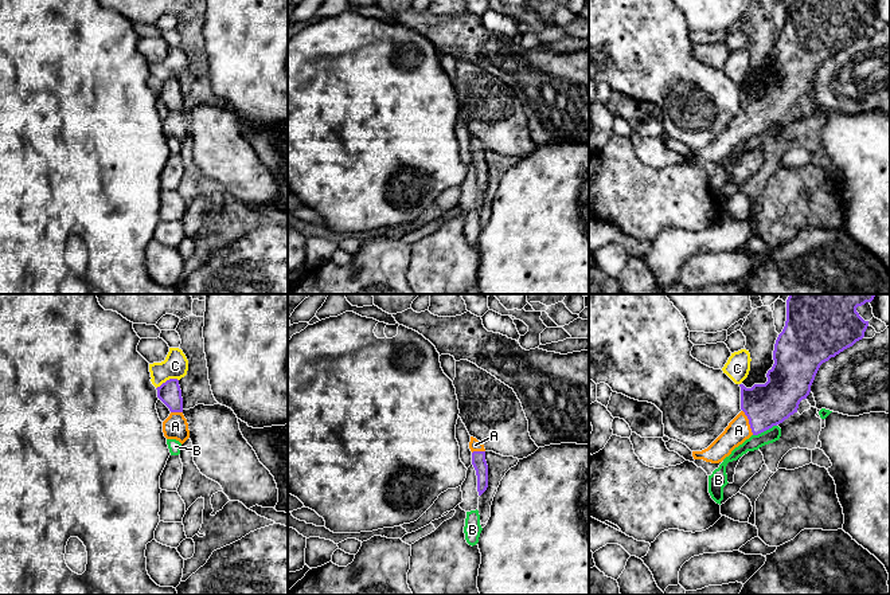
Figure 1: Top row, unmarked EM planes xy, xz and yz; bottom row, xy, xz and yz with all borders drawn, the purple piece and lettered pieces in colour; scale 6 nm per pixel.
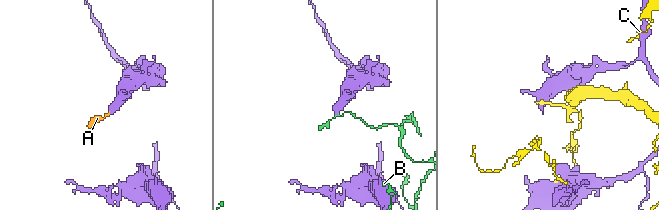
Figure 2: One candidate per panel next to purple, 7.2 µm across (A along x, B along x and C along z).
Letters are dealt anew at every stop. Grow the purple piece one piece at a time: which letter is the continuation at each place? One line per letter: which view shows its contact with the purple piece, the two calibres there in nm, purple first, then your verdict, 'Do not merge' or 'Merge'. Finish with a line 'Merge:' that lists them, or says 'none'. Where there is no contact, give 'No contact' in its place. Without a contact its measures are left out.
A: Touches purple in yz. Thickness 260 nm (purple) against 140 nm. Merge
B: Touches purple in yz. Thickness 260 nm (purple) against 90 nm. Do not merge
C: Touches purple in xy. Thickness 140 nm (purple) against 150 nm. Do not merge
Merge: A

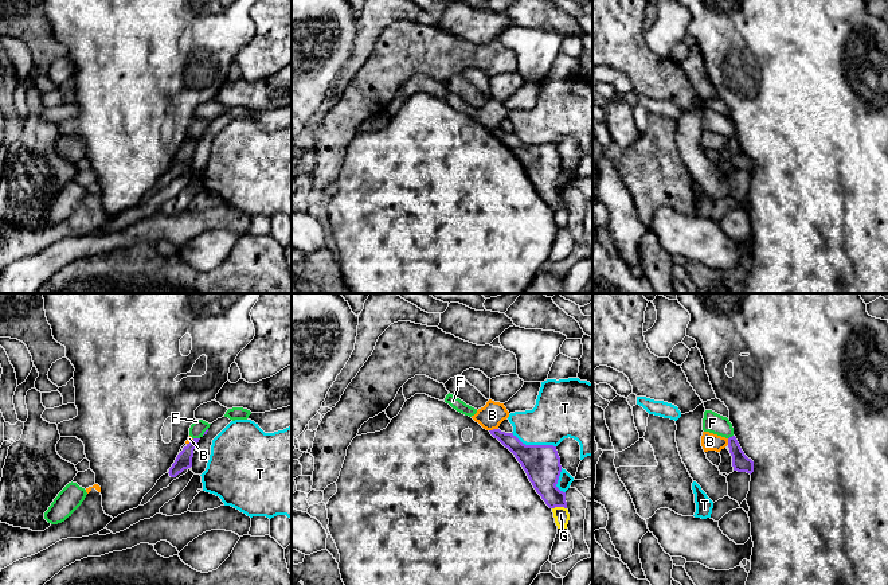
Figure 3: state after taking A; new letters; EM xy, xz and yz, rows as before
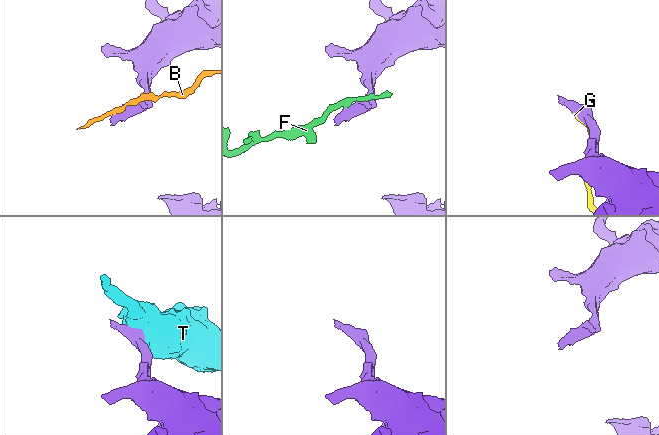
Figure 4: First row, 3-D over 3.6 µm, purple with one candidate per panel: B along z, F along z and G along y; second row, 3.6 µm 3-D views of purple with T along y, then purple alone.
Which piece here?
B: Touches purple in xz. Thickness 120 nm (purple) against 150 nm. Do not merge
F: Touches purple in xy. Thickness 100 nm (purple) against 90 nm. Do not merge
G: Touches purple in xz. Thickness 220 nm (purple) against 90 nm. Do not merge
T: Touches purple in xz. Thickness 220 nm (purple) against 300 nm. Do not merge
Merge: none

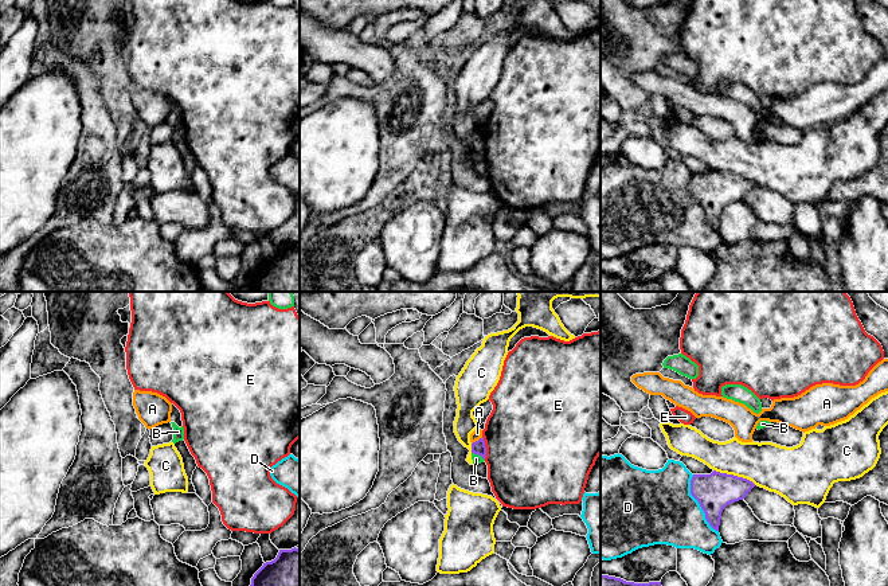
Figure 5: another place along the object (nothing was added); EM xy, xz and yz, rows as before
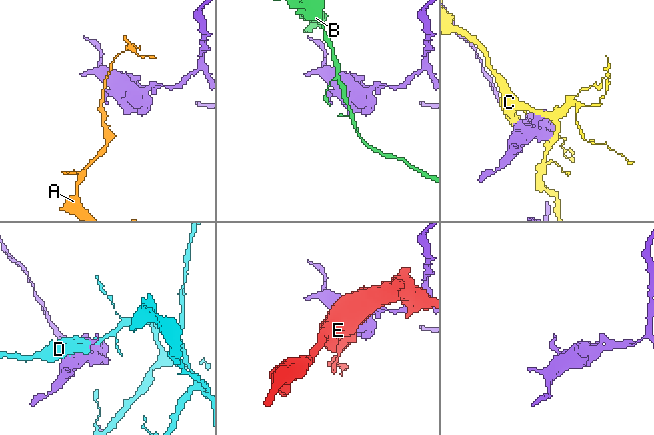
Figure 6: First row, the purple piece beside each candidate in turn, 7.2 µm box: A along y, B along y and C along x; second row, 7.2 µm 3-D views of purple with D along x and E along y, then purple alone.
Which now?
A: Touches purple in xz. Thickness 80 nm (purple) against 60 nm. Do not merge
B: Touches purple in xz. Thickness 80 nm (purple) against 50 nm. Do not merge
C: Touches purple in yz. Thickness 220 nm (purple) against 280 nm. Do not merge
D: Touches purple in yz. Thickness 220 nm (purple) against 440 nm. Do not merge
E: Touches purple in xz. Thickness 80 nm (purple) against 500 nm. Do not merge
Merge: none

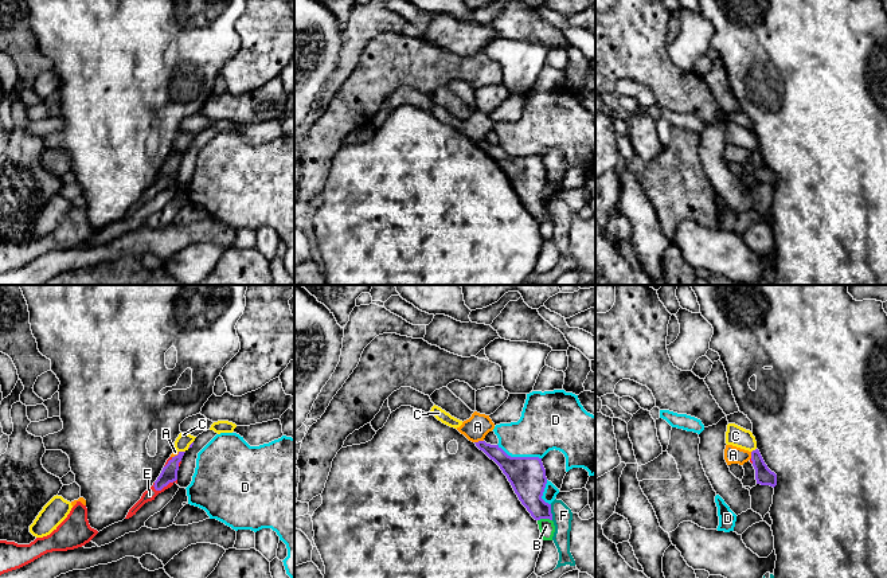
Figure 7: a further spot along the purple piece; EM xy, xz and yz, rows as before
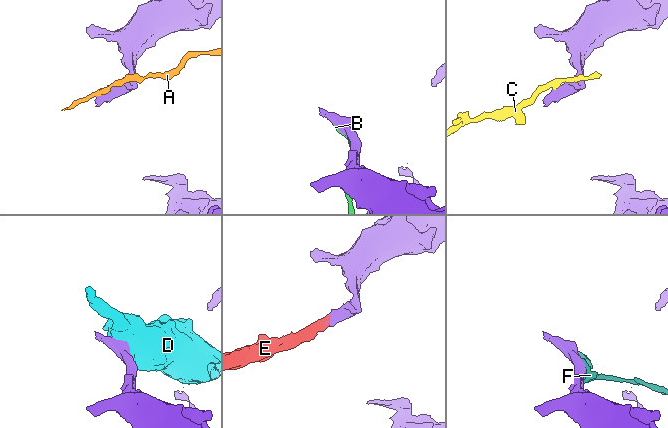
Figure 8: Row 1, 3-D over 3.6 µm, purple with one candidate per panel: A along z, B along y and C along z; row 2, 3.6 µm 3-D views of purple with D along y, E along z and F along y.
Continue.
A: Touches purple in xz. Thickness 120 nm (purple) against 150 nm. Do not merge
B: Touches purple in xz. Thickness 220 nm (purple) against 90 nm. Do not merge
C: Touches purple in xy. Thickness 100 nm (purple) against 90 nm. Do not merge
D: Touches purple in xz. Thickness 220 nm (purple) against 300 nm. Do not merge
E: Touches purple in xy. Thickness 100 nm (purple) against 70 nm. Merge
F: Touches purple in xz. Thickness 220 nm (purple) against 120 nm. Do not merge
Merge: E

